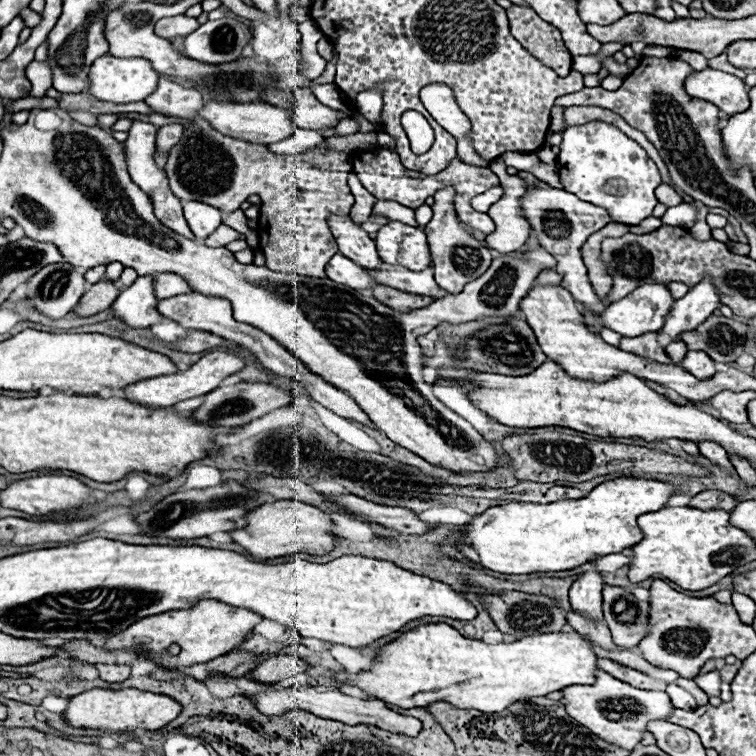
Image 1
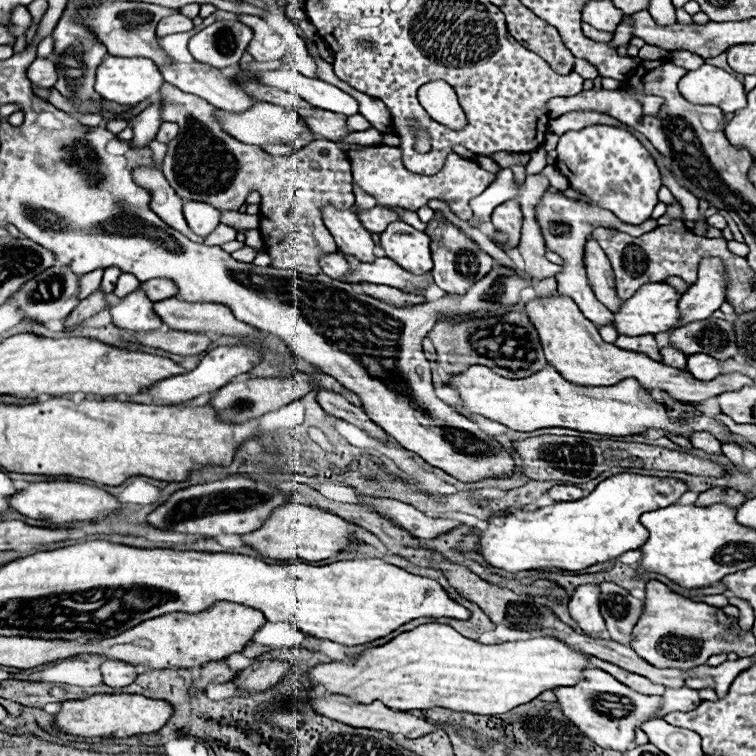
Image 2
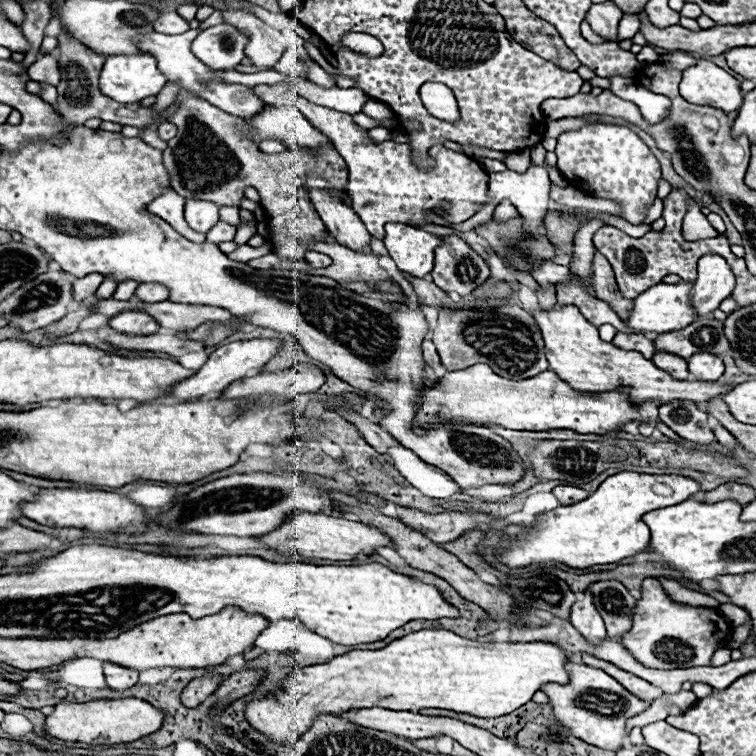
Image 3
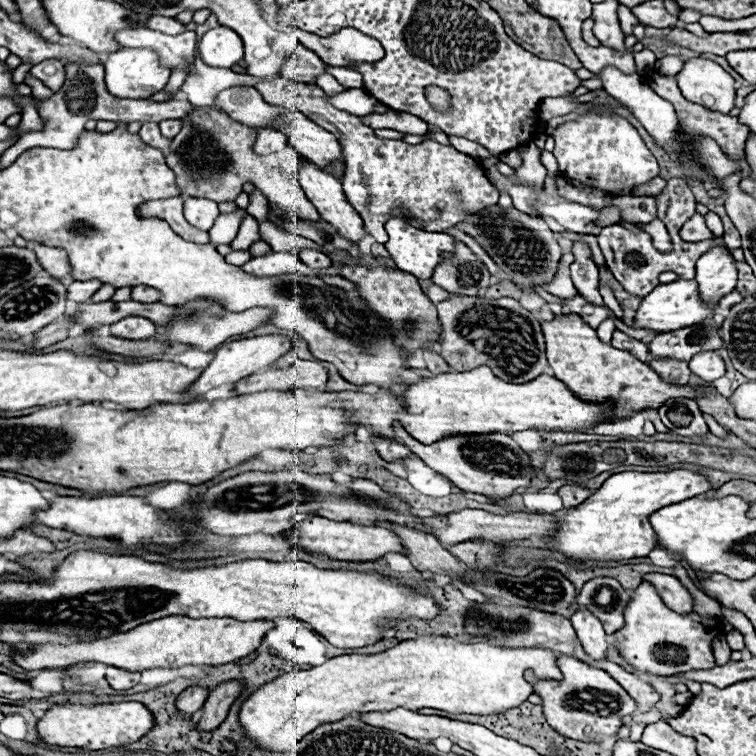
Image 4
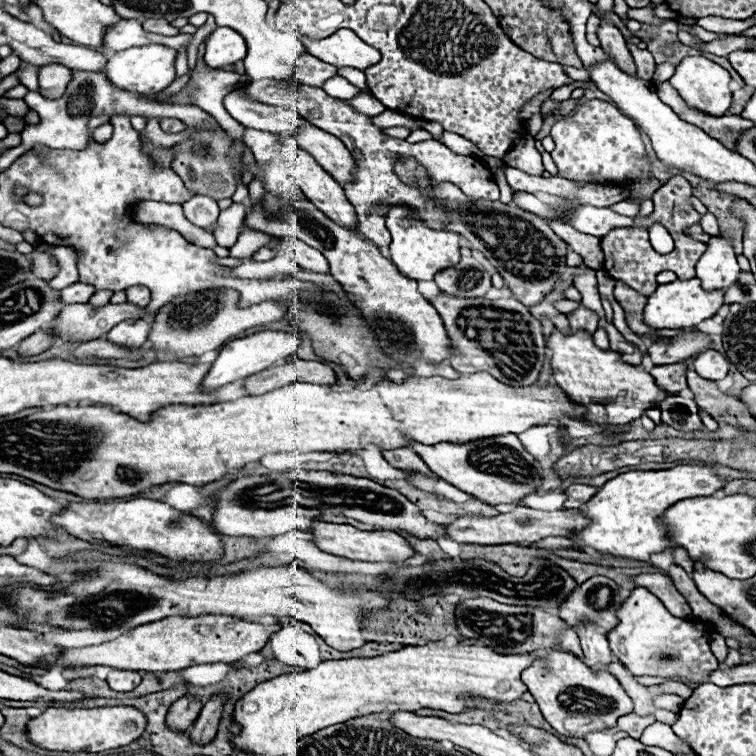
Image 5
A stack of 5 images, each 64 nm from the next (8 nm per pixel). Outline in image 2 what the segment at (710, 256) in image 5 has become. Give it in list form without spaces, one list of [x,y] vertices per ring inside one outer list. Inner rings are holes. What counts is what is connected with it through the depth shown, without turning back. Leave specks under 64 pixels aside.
[[[704,260],[698,270],[698,280],[688,288],[688,292],[680,298],[678,310],[680,320],[670,332],[690,322],[706,320],[716,312],[726,298],[726,276],[720,260]]]

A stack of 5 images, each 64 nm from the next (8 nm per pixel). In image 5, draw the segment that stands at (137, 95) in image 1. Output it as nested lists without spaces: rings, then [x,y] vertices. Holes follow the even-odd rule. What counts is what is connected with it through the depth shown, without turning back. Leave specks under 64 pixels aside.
[[[148,44],[148,46],[134,46],[128,50],[116,52],[108,64],[106,64],[106,76],[110,84],[124,92],[138,92],[142,96],[152,96],[162,92],[166,86],[174,82],[174,60],[176,52],[172,48],[164,48],[160,44]]]

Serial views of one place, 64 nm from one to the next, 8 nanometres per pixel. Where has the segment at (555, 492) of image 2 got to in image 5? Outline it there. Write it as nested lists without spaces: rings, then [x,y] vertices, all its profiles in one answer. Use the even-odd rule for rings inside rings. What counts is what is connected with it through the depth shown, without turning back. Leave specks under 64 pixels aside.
[[[572,484],[564,490],[566,502],[564,508],[584,508],[584,504],[598,492],[594,486],[584,486],[584,484]]]

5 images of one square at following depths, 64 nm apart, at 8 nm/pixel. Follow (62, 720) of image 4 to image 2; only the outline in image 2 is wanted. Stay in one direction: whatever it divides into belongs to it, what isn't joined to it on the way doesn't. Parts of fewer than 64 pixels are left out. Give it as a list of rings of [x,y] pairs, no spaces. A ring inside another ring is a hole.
[[[92,694],[82,700],[62,702],[60,712],[56,714],[56,724],[62,732],[78,736],[104,736],[104,738],[126,738],[136,734],[158,732],[166,720],[170,720],[174,708],[166,700],[148,698],[142,694]]]

